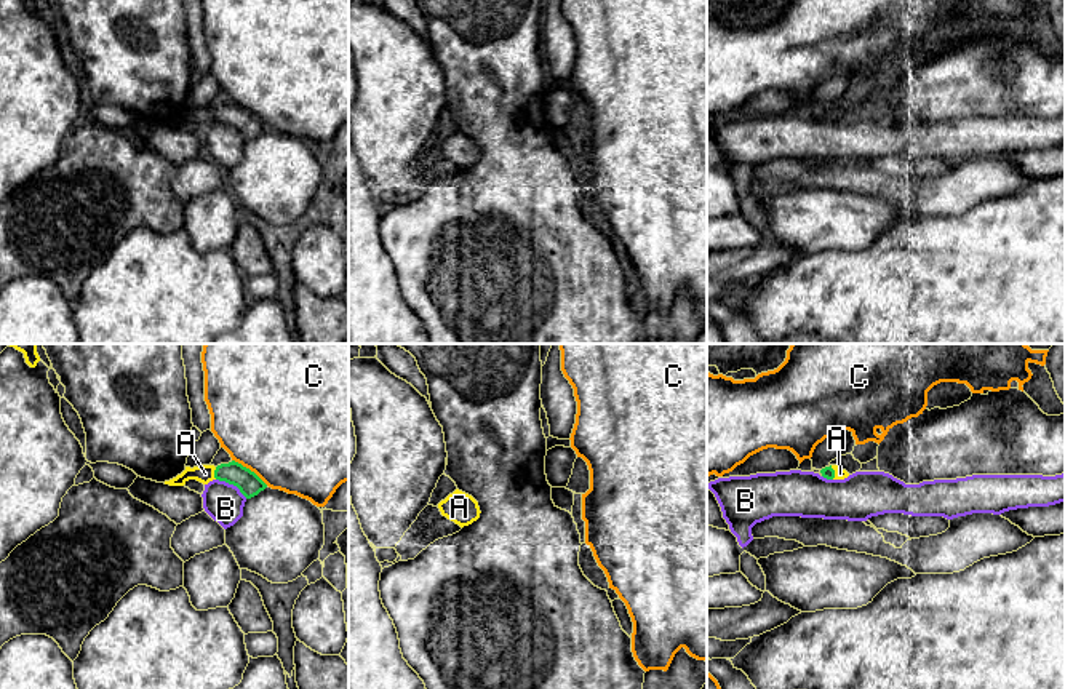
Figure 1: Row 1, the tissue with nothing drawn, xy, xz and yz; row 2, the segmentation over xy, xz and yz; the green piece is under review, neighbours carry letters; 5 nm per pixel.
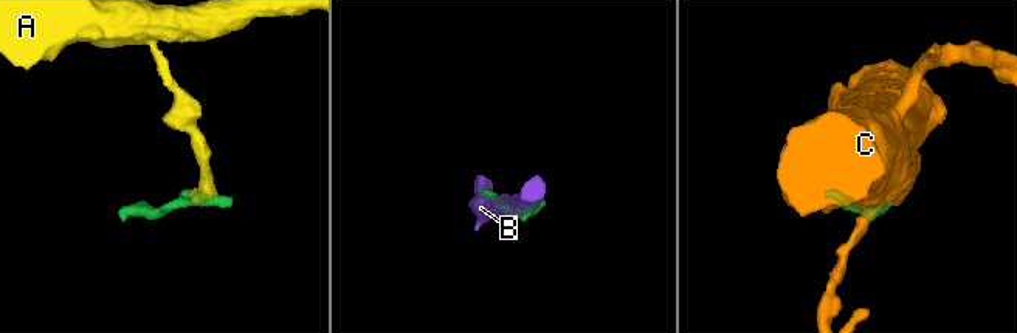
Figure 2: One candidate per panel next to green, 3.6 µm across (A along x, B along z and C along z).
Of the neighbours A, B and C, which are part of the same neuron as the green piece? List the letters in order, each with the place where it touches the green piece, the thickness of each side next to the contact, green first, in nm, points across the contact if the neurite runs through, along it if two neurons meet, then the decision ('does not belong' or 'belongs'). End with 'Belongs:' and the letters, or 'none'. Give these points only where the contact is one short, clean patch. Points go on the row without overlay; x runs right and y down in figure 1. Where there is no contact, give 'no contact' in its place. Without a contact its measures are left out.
A: contact xy (215, 115); calibres 120 and 90 nm; way xy (250, 127), (235, 115), (215, 115), (205, 115); belongs
B: contact xy (232, 125); calibres 120 and 200 nm; does not belong
C: contact xy (248, 111); calibres 120 and 500 nm; does not belong
Belongs: A

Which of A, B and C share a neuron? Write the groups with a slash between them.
A / B / C

